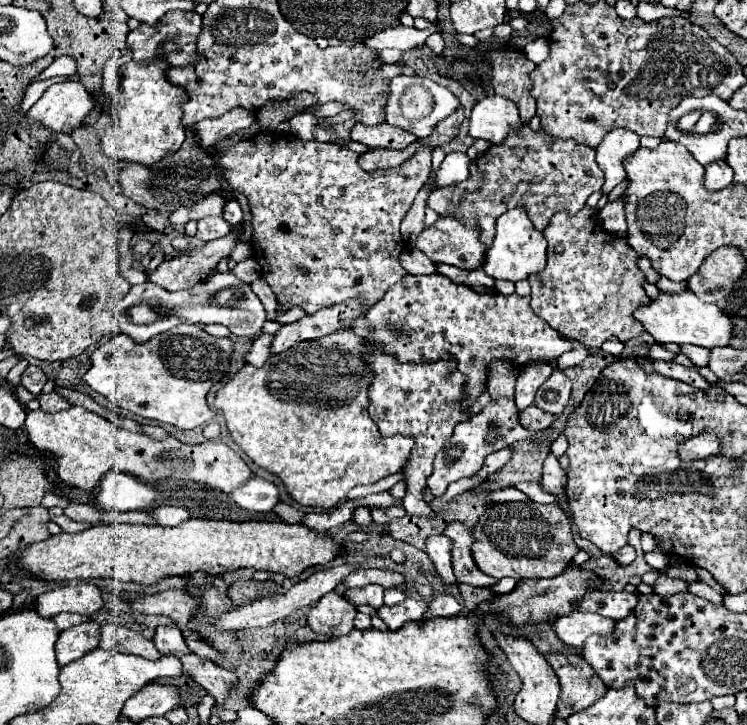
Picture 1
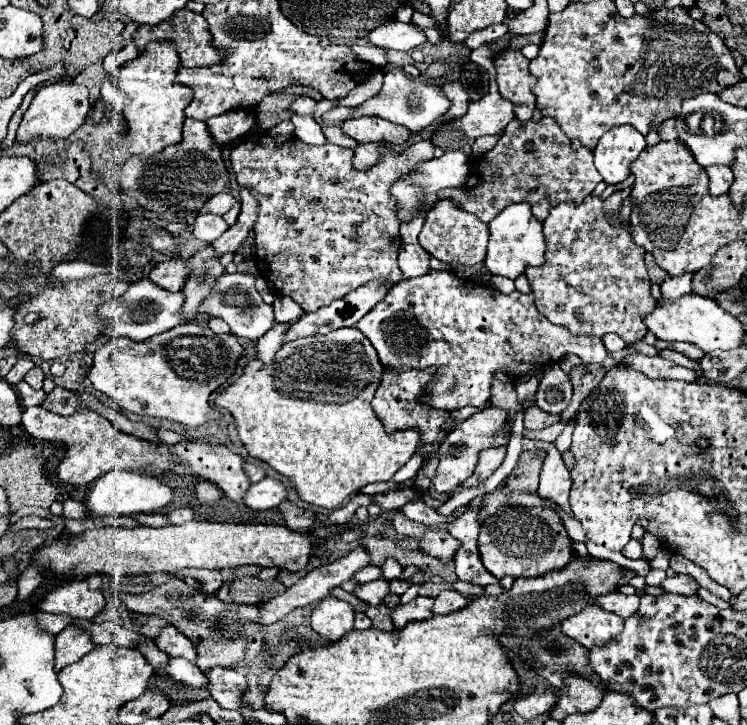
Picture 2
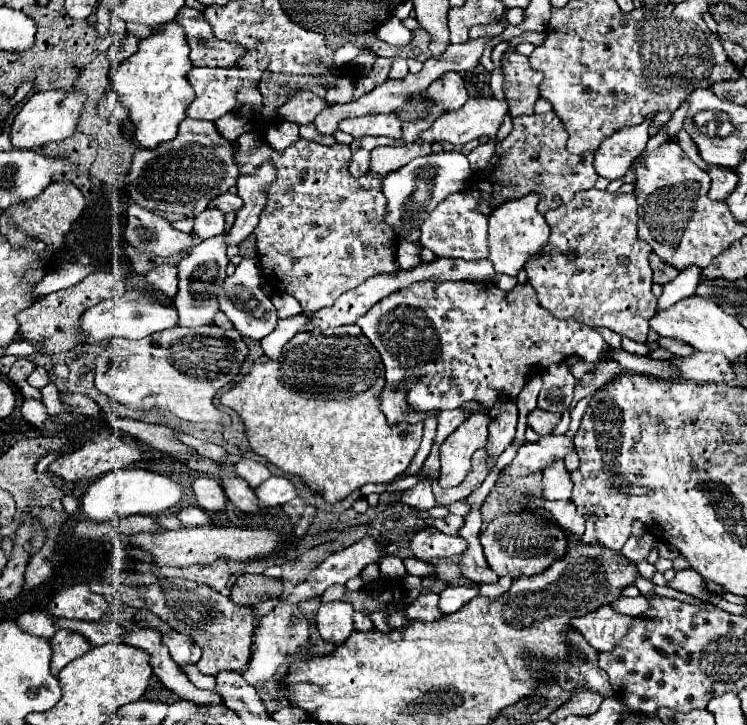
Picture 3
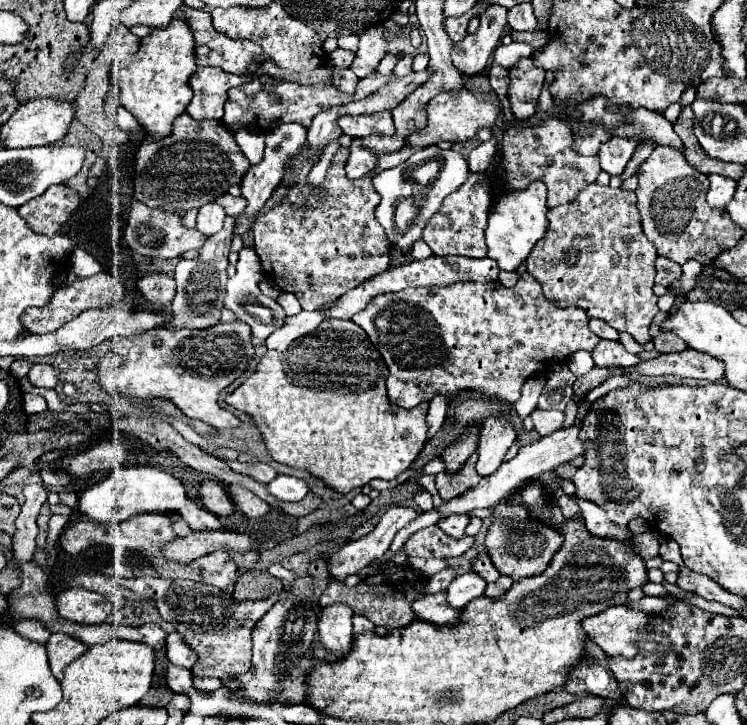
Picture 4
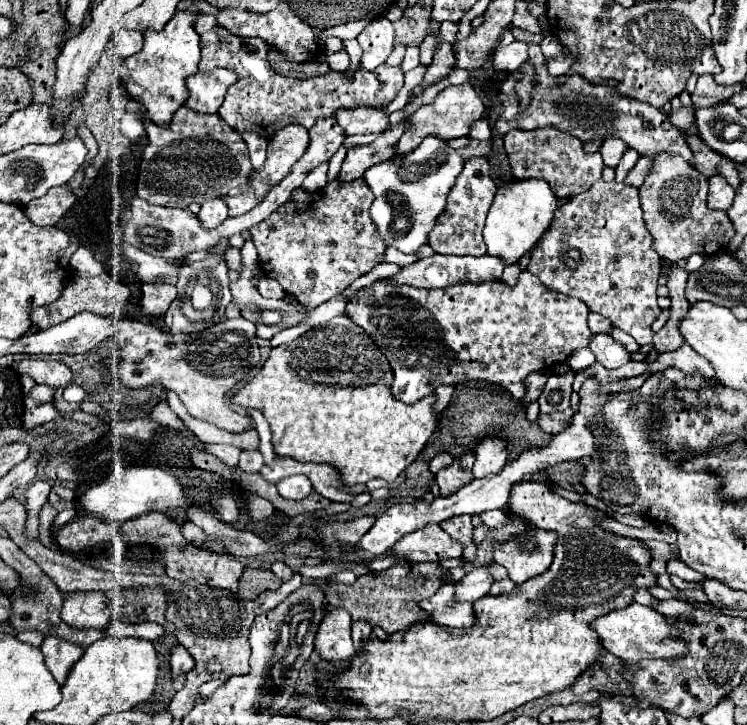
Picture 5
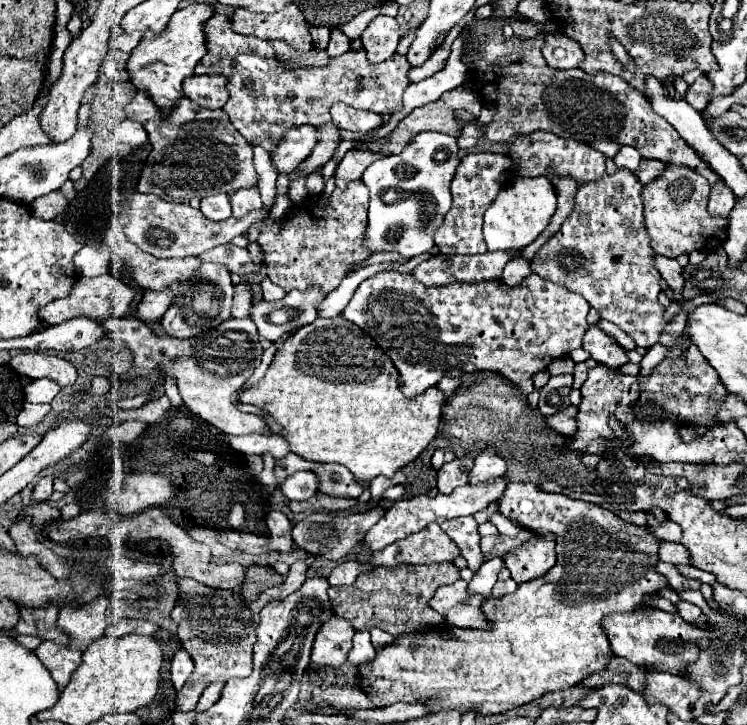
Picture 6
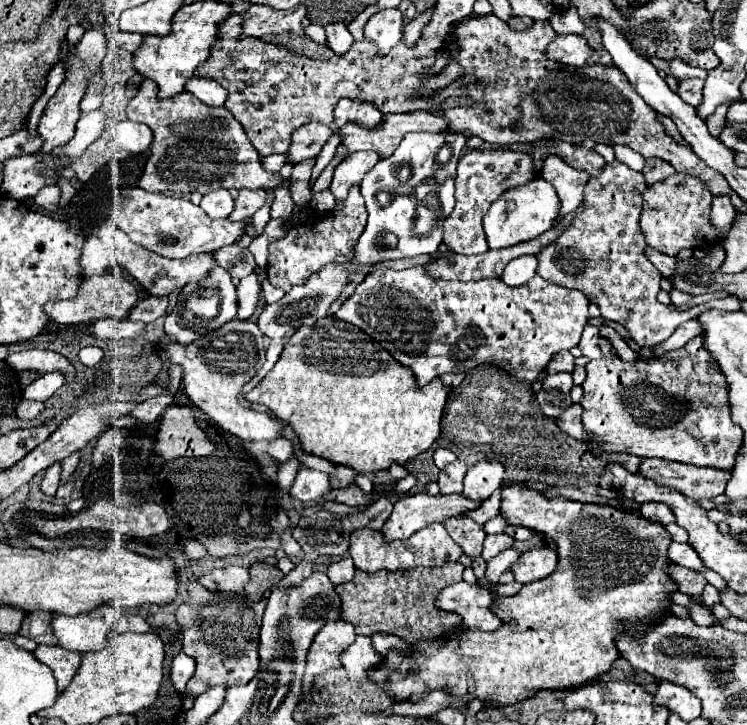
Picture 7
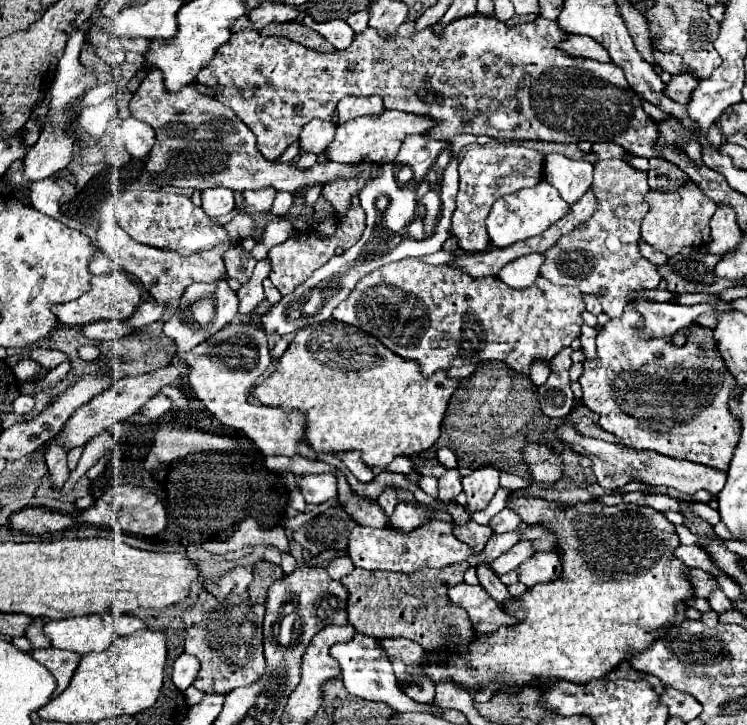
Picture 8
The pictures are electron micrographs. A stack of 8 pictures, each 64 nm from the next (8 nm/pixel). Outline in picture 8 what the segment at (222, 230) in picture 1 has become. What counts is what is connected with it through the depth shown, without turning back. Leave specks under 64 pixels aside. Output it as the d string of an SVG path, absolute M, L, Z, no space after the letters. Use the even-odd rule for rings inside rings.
M210 188L210 190L202 192L202 210L208 216L218 218L218 216L224 216L224 214L232 212L234 208L236 208L236 202L234 202L234 192L232 190Z

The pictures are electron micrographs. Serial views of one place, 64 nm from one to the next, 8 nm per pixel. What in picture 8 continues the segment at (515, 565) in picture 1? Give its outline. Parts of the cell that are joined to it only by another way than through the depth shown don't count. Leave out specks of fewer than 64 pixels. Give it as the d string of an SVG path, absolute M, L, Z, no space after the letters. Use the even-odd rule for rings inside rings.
M554 550L552 552L536 552L526 562L522 562L516 572L518 572L518 580L530 588L540 582L556 580L562 572L562 562L560 562L558 552L554 552Z

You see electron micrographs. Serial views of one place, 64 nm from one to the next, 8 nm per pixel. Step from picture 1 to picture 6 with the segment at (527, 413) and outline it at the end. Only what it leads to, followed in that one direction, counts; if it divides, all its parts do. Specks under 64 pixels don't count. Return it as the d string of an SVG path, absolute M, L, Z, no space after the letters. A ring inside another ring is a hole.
M570 406L564 412L558 412L556 416L546 416L544 422L550 430L554 430L558 434L564 434L564 436L570 436L576 430L576 420L574 420L576 412L578 412L578 408Z

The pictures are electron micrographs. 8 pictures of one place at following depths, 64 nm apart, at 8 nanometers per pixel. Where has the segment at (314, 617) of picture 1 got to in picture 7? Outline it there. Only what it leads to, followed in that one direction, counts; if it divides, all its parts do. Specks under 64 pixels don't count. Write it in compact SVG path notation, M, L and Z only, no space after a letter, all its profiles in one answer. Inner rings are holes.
M336 620L336 622L328 622L314 638L312 642L312 648L308 650L308 660L306 660L306 672L304 672L304 700L308 704L300 704L302 708L308 708L310 706L310 698L308 698L308 692L310 692L310 686L312 686L312 680L318 672L324 672L324 670L334 670L334 668L340 668L340 654L352 644L352 640L356 638L356 632L352 628L352 624L344 622L344 620Z

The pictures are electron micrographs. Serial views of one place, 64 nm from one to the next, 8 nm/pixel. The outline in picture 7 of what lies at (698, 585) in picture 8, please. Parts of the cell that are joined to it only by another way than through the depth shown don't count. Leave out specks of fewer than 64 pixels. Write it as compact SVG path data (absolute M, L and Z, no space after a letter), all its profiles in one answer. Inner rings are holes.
M668 564L664 566L664 572L674 580L674 584L678 586L678 590L682 594L692 594L692 596L700 596L704 586L706 586L706 580L702 574L690 570L690 568L682 568L682 566L676 566L676 564Z

